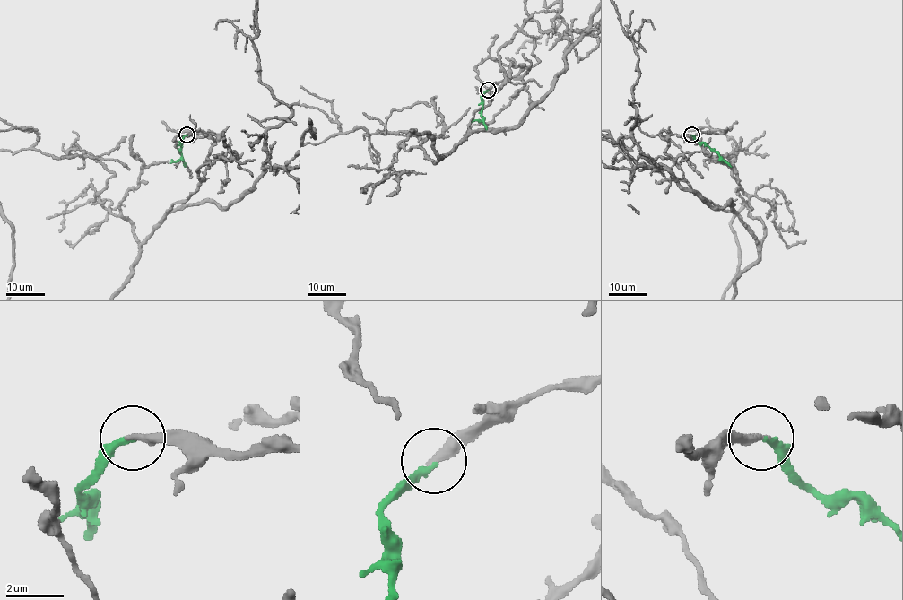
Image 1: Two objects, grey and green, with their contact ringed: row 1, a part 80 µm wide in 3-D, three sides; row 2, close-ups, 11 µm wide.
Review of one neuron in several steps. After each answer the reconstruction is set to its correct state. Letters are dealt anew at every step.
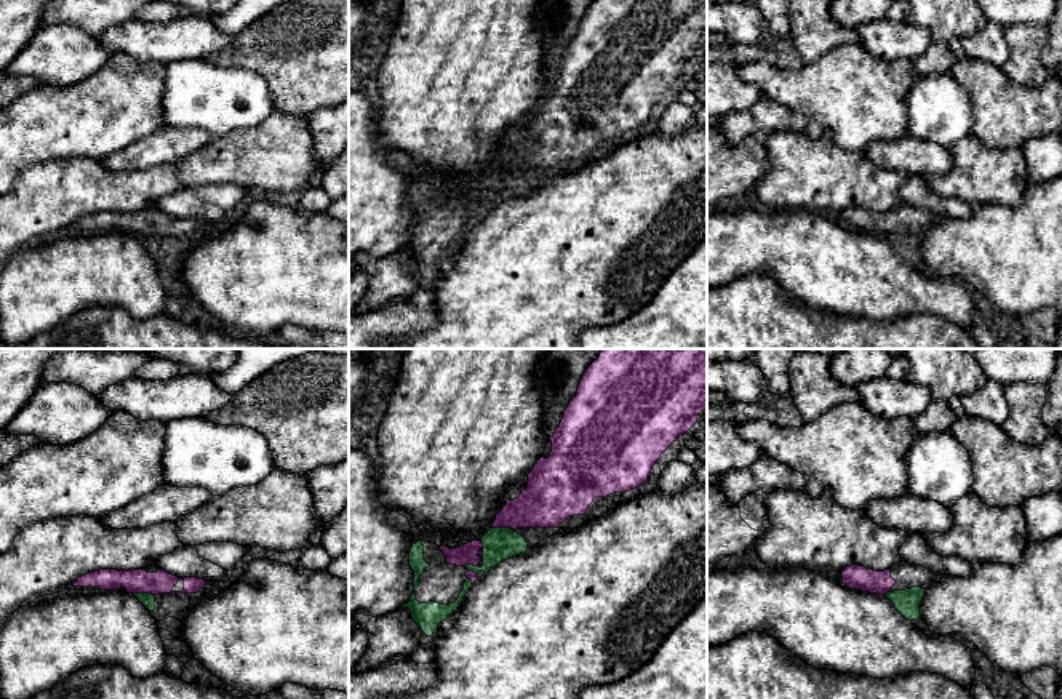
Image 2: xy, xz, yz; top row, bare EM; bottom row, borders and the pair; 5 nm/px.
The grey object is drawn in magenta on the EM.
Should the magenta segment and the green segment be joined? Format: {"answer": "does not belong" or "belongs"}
{"answer": "belongs"}

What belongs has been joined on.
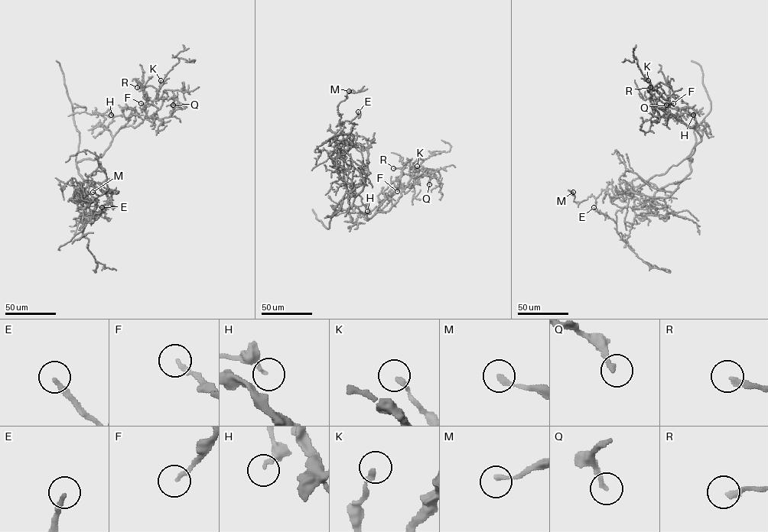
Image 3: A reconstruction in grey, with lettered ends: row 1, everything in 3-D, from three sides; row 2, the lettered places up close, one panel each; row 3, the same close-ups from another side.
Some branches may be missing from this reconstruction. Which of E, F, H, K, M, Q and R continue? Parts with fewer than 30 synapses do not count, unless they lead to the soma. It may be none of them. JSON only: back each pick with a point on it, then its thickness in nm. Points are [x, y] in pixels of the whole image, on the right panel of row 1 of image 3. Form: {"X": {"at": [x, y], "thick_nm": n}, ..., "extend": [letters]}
{"extend": []}

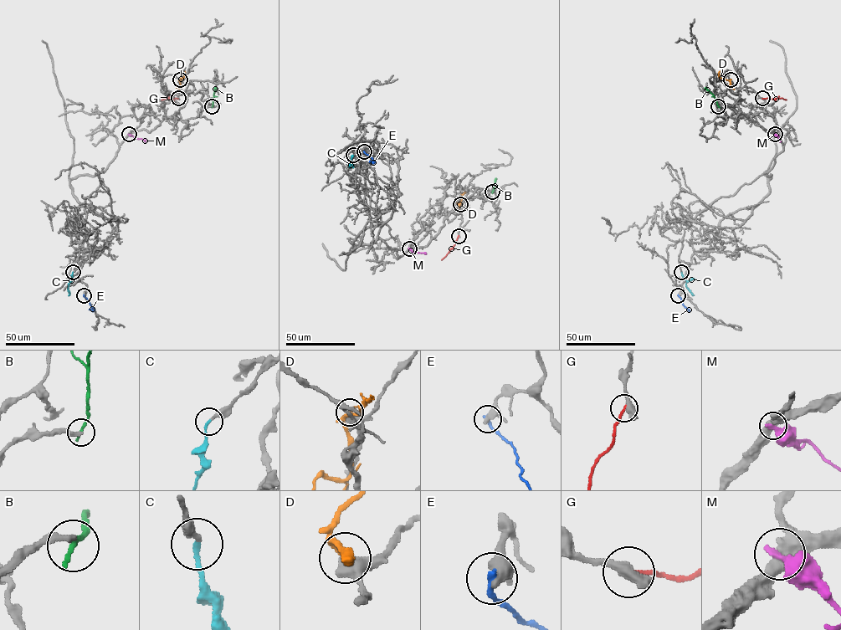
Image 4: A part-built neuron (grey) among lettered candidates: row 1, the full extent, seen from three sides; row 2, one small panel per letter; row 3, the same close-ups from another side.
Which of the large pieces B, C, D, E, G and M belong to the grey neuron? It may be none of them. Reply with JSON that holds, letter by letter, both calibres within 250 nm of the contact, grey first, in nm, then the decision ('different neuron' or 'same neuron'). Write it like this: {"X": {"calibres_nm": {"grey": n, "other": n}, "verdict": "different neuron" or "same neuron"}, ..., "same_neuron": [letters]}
{"B": {"calibres_nm": {"grey": 320, "other": 240}, "verdict": "different neuron"}, "C": {"calibres_nm": {"grey": 280, "other": 190}, "verdict": "same neuron"}, "D": {"calibres_nm": {"grey": 400, "other": 320}, "verdict": "different neuron"}, "E": {"calibres_nm": {"grey": 360, "other": 280}, "verdict": "different neuron"}, "G": {"calibres_nm": {"grey": 550, "other": 190}, "verdict": "different neuron"}, "M": {"calibres_nm": {"grey": 550, "other": 400}, "verdict": "different neuron"}, "same_neuron": ["C"]}

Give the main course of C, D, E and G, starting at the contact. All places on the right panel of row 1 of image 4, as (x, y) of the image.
C: (681, 272), (686, 288), (693, 295)
D: (730, 79), (720, 78), (720, 71)
E: (678, 295), (689, 309)
G: (762, 99), (786, 99)

